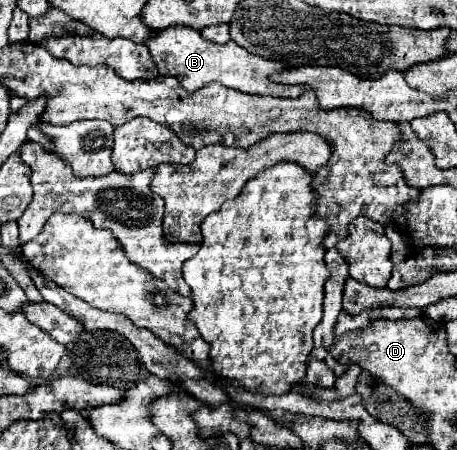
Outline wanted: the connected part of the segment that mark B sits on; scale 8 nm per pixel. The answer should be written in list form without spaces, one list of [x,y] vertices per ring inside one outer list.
[[[171,25],[171,27],[165,27],[155,33],[157,35],[147,39],[145,45],[149,47],[149,53],[159,69],[159,73],[177,77],[177,81],[187,91],[195,91],[213,81],[221,81],[223,85],[237,89],[241,93],[257,93],[257,95],[273,95],[273,97],[293,97],[293,95],[301,95],[301,91],[307,89],[307,87],[285,87],[281,83],[269,83],[269,75],[283,71],[285,65],[281,65],[277,61],[267,61],[259,55],[251,55],[249,51],[245,51],[243,47],[239,47],[233,41],[229,41],[225,45],[211,43],[211,41],[203,39],[199,31],[193,31],[193,29],[181,27],[181,25]]]

